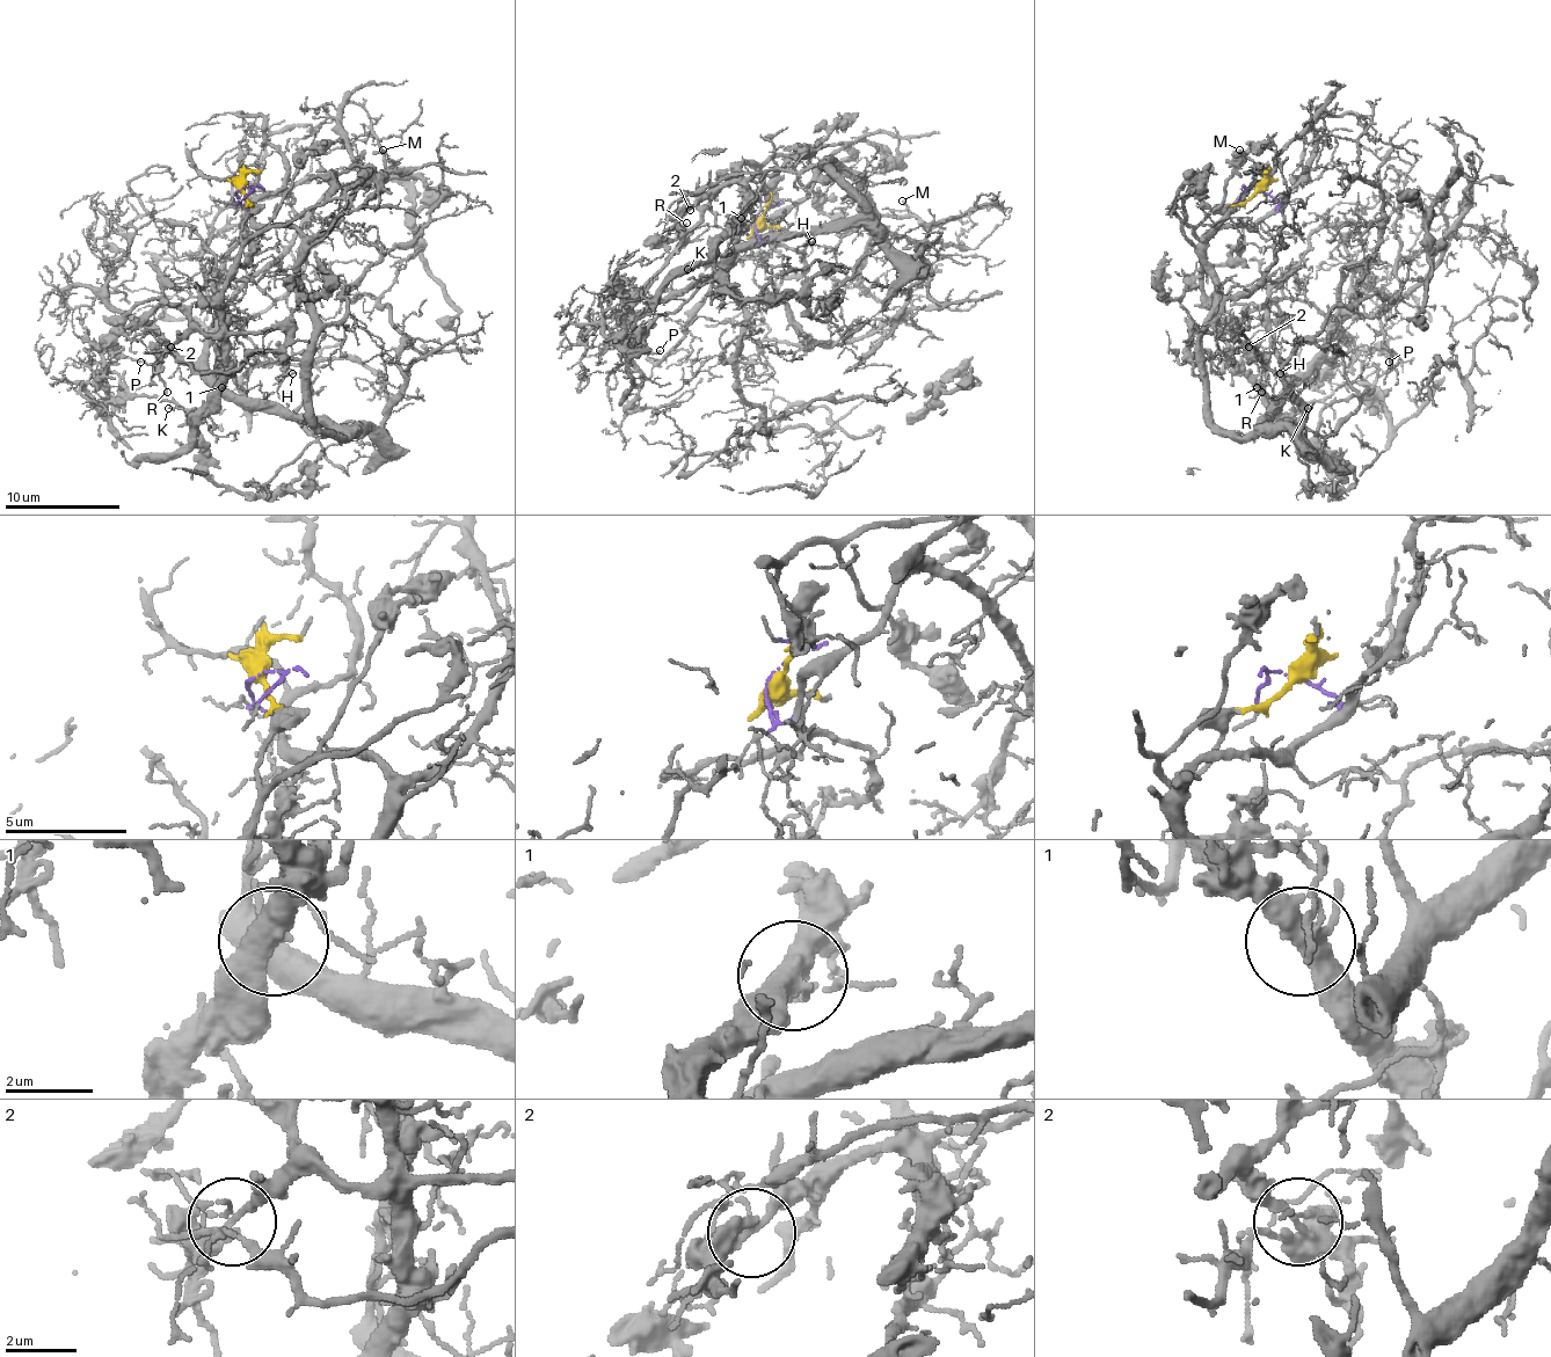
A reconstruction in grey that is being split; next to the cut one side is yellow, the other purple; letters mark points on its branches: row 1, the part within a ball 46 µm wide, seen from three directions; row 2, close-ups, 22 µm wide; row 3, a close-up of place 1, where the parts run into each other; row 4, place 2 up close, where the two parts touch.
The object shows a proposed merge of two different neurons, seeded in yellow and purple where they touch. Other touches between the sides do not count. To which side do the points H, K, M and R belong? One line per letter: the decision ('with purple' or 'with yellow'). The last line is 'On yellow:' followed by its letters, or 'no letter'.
H: with purple
K: with yellow
M: with purple
R: with yellow
On yellow: K, R

